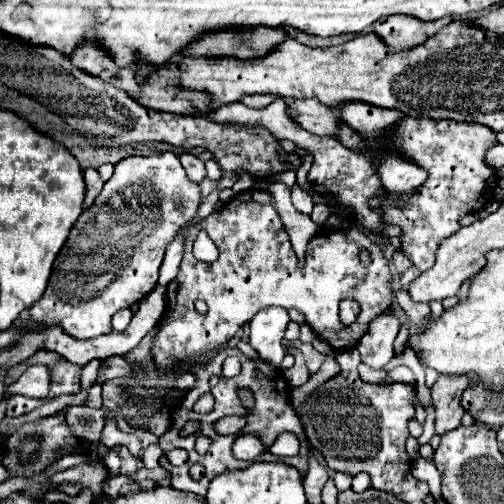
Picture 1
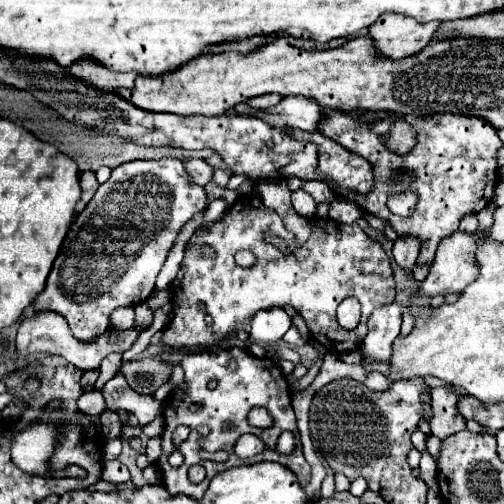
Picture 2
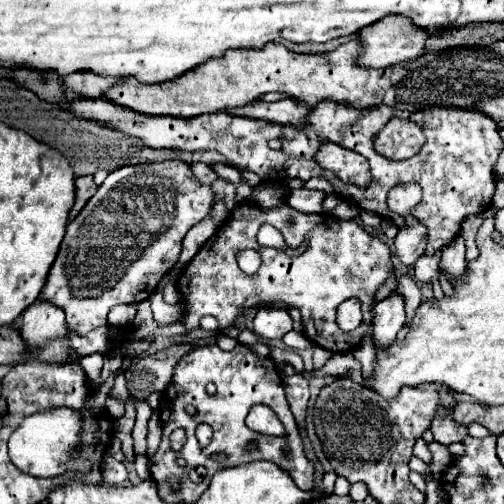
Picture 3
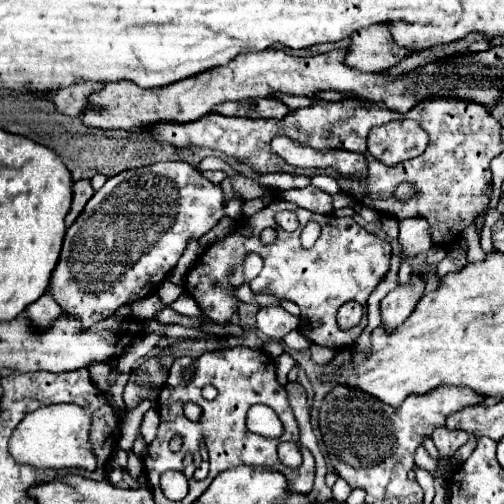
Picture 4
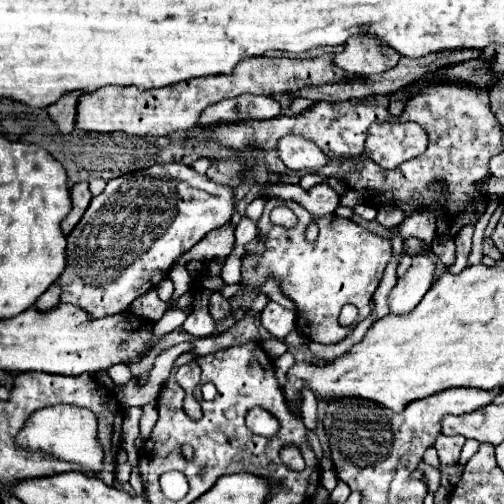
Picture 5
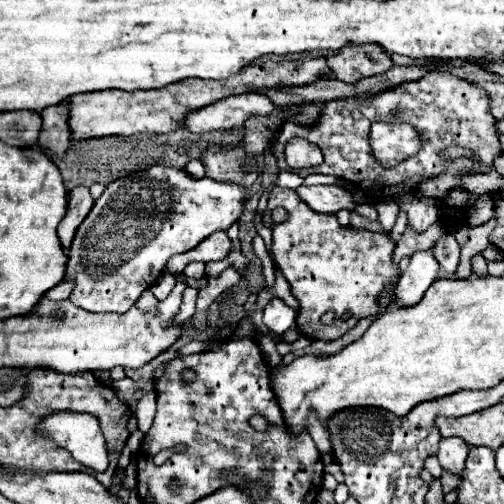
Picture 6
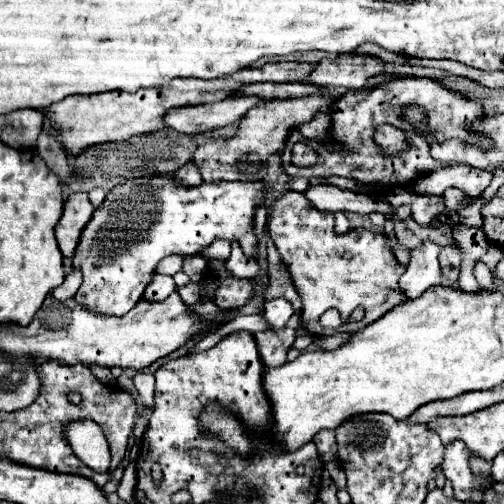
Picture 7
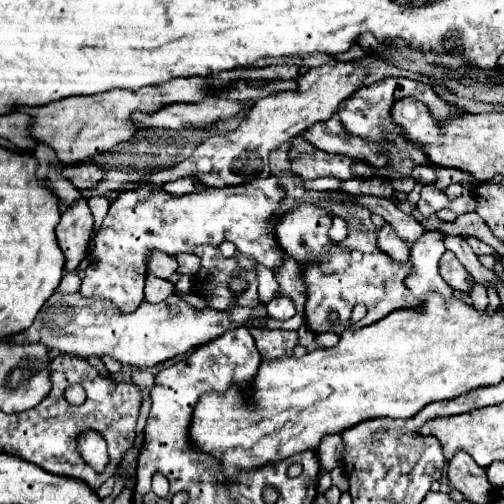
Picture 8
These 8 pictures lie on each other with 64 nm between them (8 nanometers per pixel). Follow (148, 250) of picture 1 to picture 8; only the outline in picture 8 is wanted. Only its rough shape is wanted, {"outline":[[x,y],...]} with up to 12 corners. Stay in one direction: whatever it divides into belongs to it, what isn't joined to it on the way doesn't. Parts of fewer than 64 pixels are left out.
{"outline":[[274,176],[110,200],[80,294],[134,312],[148,250],[230,240],[276,268]]}

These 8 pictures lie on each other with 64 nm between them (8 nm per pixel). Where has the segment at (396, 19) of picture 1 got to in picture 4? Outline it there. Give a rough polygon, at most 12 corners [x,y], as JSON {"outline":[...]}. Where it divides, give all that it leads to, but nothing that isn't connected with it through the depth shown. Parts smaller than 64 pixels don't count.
{"outline":[[388,24],[352,34],[346,62],[384,72],[408,54]]}

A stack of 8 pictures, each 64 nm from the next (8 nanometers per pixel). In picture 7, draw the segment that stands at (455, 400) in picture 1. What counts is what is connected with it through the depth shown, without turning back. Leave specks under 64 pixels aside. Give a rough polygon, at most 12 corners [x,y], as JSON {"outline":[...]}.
{"outline":[[462,440],[444,446],[442,470],[454,498],[480,498],[482,482],[468,466]]}

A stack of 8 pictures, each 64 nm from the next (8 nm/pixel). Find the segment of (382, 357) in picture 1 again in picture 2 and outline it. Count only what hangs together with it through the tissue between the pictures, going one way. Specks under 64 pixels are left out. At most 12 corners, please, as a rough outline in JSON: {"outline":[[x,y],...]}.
{"outline":[[398,304],[368,318],[360,352],[388,362],[402,324]]}

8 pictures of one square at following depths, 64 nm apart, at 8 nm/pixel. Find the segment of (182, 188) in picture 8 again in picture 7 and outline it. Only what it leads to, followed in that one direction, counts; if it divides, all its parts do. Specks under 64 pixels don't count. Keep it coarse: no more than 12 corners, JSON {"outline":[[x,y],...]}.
{"outline":[[188,162],[178,172],[184,184],[200,184],[202,176],[194,162]]}

